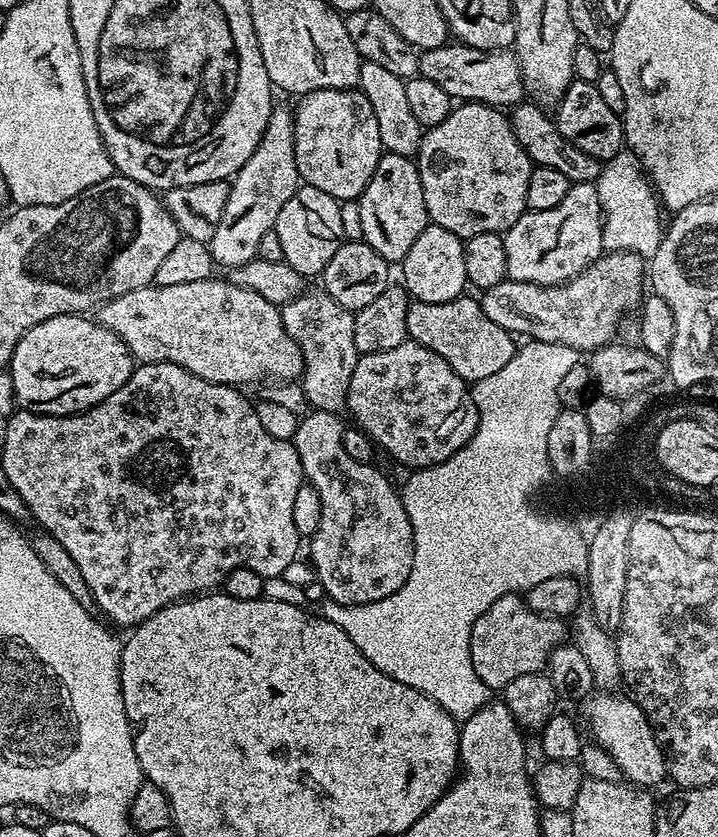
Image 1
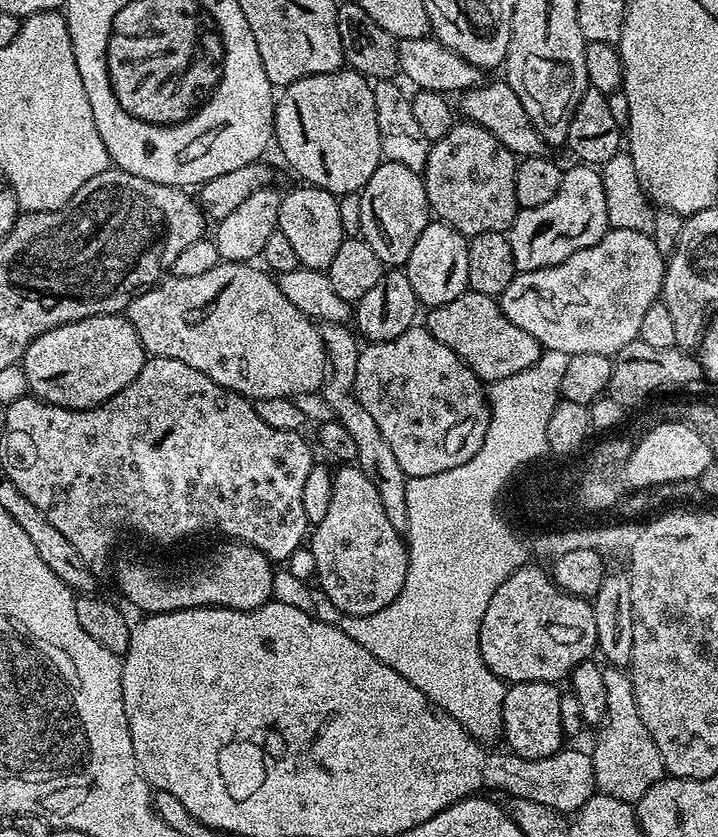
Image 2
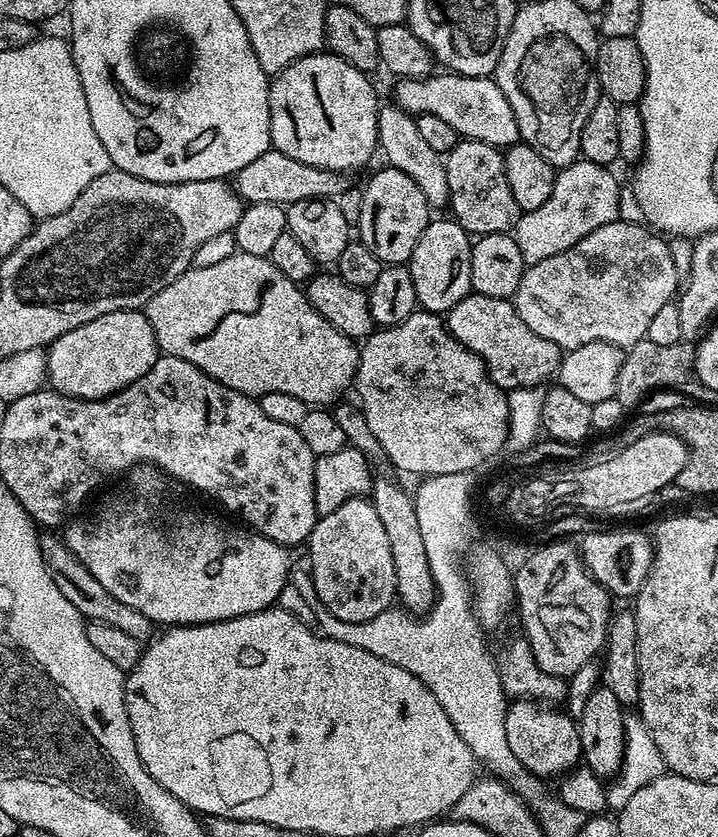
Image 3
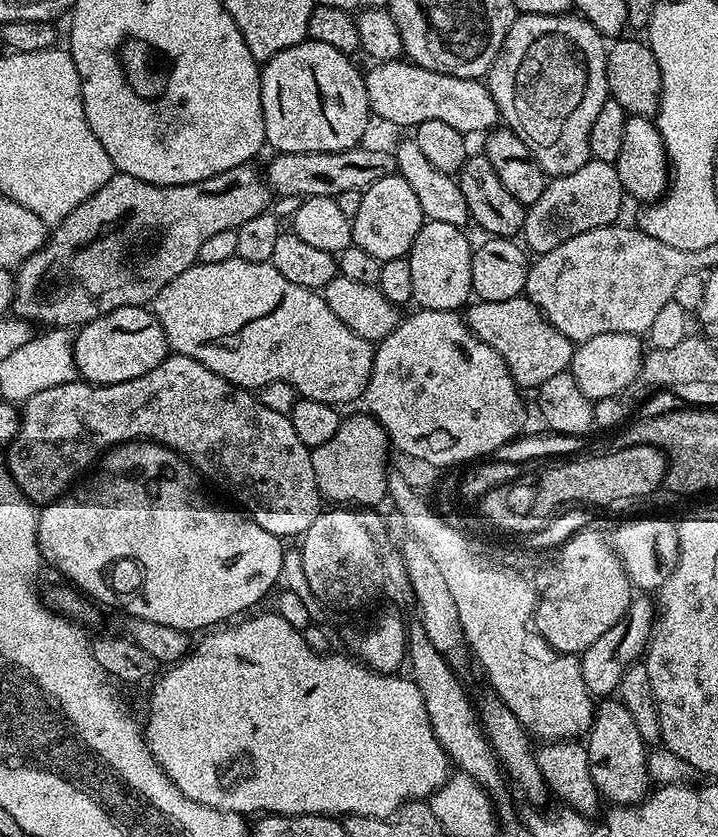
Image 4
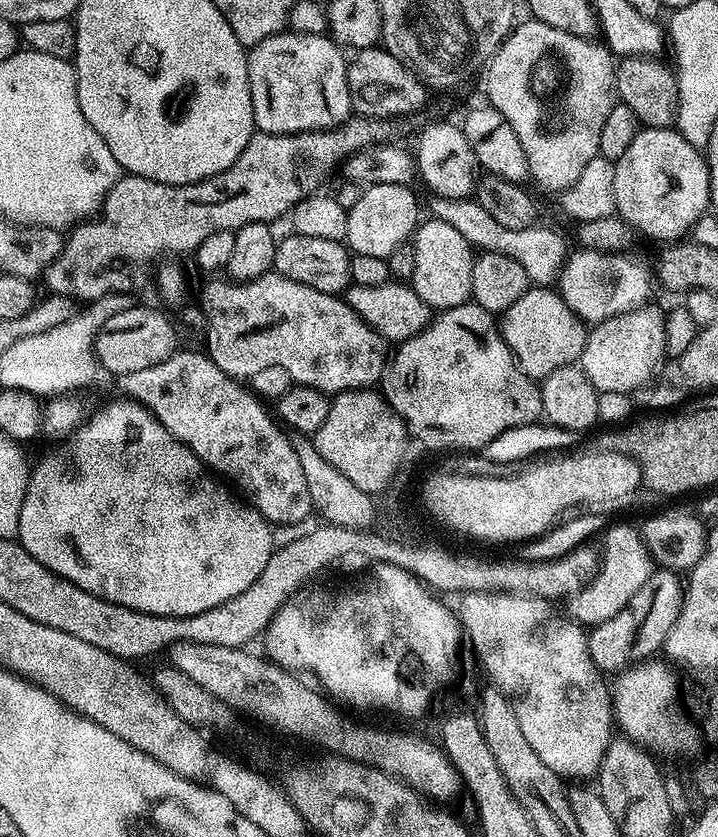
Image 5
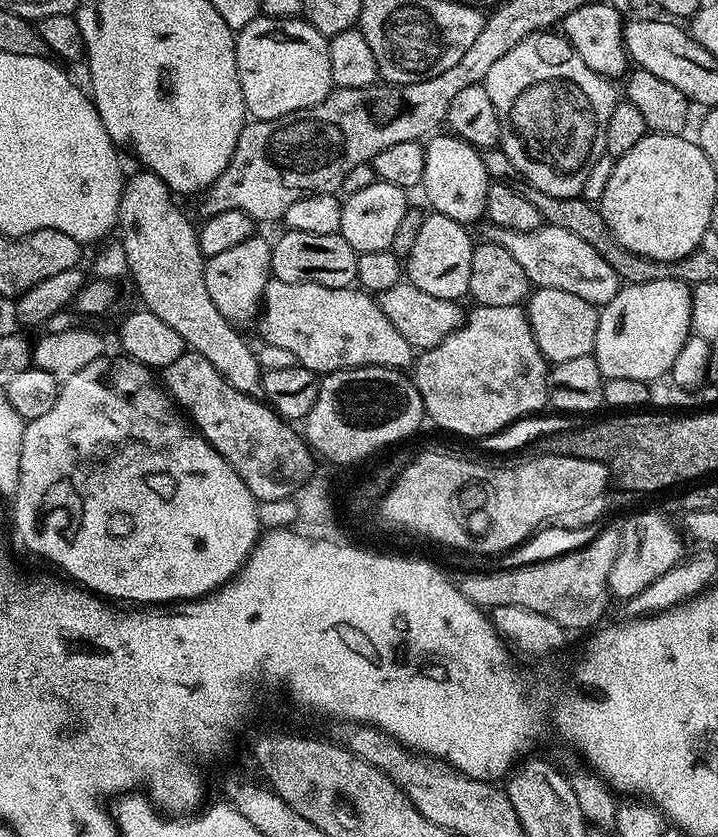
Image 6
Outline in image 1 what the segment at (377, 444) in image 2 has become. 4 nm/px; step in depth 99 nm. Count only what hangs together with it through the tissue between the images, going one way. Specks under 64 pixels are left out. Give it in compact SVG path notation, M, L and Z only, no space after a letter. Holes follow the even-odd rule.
M305 290L300 293L298 298L294 298L289 304L280 308L280 317L288 337L296 343L298 350L302 350L304 371L299 377L298 383L304 387L309 405L318 412L343 413L348 403L350 378L354 374L354 366L358 359L358 353L354 346L356 313L346 310L346 306L338 306L338 302L334 302L334 298L330 298L328 293L323 290L317 290L317 292Z

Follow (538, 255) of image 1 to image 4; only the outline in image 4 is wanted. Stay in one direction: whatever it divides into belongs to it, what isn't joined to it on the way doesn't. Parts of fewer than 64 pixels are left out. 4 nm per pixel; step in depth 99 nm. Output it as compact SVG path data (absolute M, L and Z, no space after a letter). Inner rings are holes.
M589 158L585 164L578 166L578 170L574 170L574 174L549 179L546 190L542 190L542 198L527 205L523 243L533 253L541 254L554 250L575 235L615 225L621 219L619 216L624 208L624 200L626 193L618 178L616 165Z

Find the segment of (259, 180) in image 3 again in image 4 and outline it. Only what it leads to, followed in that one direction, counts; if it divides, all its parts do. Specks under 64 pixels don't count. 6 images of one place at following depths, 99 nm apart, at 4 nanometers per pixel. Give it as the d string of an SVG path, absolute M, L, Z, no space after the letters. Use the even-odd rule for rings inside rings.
M364 147L347 148L341 152L282 152L273 155L266 171L266 183L277 197L337 196L342 190L363 192L374 182L397 175L396 157L389 149L387 152L384 148Z

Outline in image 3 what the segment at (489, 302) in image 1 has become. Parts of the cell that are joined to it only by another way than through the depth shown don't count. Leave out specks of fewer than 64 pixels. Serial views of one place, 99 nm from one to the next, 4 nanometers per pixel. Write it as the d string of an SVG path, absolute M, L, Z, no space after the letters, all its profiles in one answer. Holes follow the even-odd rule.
M622 219L591 231L569 250L529 265L522 276L513 304L519 317L534 334L554 342L562 350L577 349L589 342L610 342L627 350L645 339L651 319L675 297L672 263L667 241L647 225Z

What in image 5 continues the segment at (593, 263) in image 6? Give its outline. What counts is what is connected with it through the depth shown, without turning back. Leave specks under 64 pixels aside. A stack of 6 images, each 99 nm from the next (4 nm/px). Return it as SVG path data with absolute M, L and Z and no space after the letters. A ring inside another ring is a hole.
M433 195L431 201L431 215L435 219L446 222L446 226L454 226L454 230L458 230L458 234L462 234L462 238L466 238L466 242L472 245L473 249L480 252L501 252L508 258L514 258L514 262L518 262L518 266L526 270L528 279L533 285L551 285L560 275L566 249L564 250L564 240L558 233L551 232L548 228L540 228L541 226L522 230L510 230L506 226L498 226L498 222L494 222L494 218L490 218L486 210L482 210L482 206L475 198L451 200Z

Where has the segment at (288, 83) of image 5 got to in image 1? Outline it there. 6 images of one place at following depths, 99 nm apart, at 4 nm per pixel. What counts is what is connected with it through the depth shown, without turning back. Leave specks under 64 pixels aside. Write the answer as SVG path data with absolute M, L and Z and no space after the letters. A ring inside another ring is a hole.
M347 88L346 90L314 90L307 92L305 96L299 97L298 103L294 108L294 158L296 159L296 169L300 172L301 181L304 184L314 186L326 194L330 194L338 201L356 200L364 193L374 170L378 166L382 155L382 138L378 138L378 118L374 118L374 106L370 106L370 98L356 88Z

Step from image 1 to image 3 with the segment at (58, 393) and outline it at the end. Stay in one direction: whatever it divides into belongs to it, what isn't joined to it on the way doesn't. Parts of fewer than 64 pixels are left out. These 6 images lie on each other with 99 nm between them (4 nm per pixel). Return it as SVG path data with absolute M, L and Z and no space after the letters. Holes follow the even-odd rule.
M127 308L114 314L102 314L70 334L62 334L48 345L47 383L64 396L76 396L80 400L102 400L114 394L130 382L142 378L158 359L154 338L154 326L150 326L143 311Z

